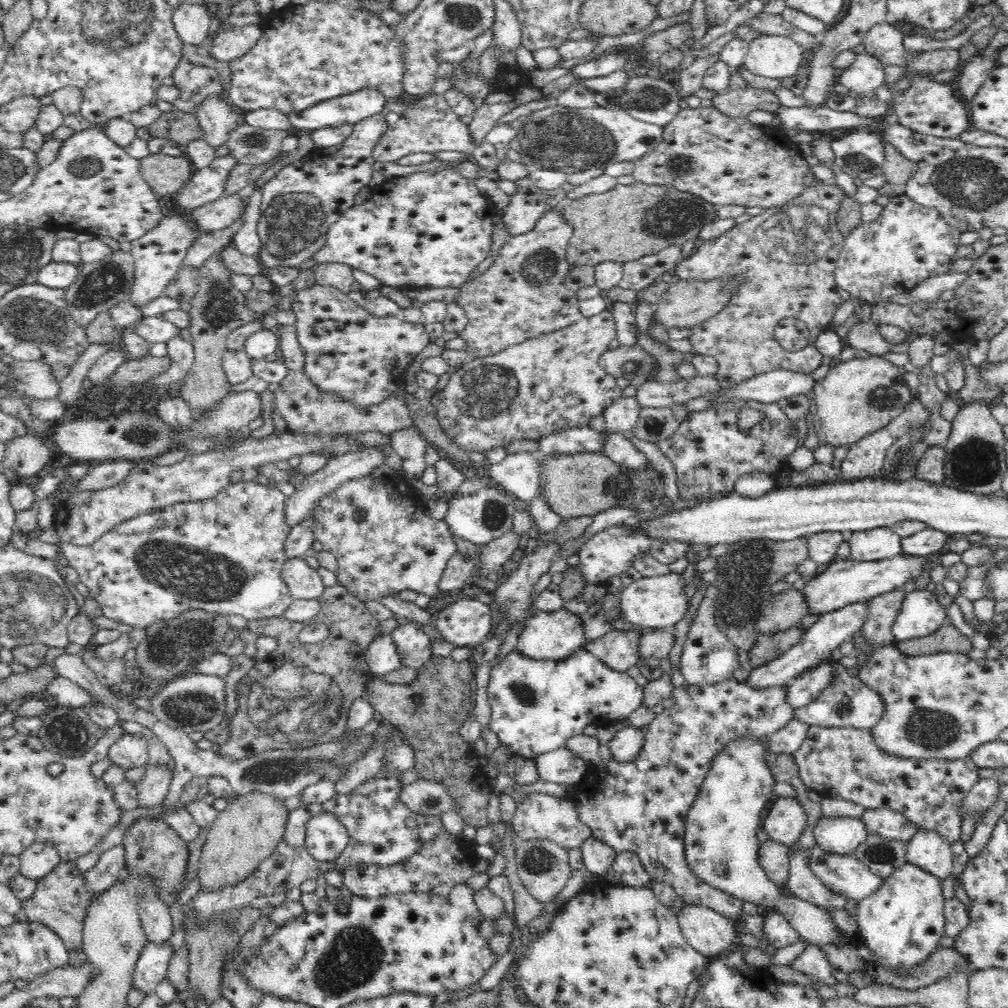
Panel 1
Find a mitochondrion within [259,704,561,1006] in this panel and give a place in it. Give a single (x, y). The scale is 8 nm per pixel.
(354, 957)

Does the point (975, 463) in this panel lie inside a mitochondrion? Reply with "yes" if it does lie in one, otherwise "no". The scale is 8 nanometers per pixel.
yes

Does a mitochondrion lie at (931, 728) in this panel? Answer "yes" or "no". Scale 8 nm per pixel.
yes

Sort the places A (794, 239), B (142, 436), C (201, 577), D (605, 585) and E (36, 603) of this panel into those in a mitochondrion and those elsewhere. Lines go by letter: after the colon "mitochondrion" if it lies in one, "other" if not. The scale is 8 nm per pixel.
A: mitochondrion
B: mitochondrion
C: mitochondrion
D: other
E: mitochondrion

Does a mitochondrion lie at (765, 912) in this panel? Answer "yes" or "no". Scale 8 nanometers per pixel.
no

